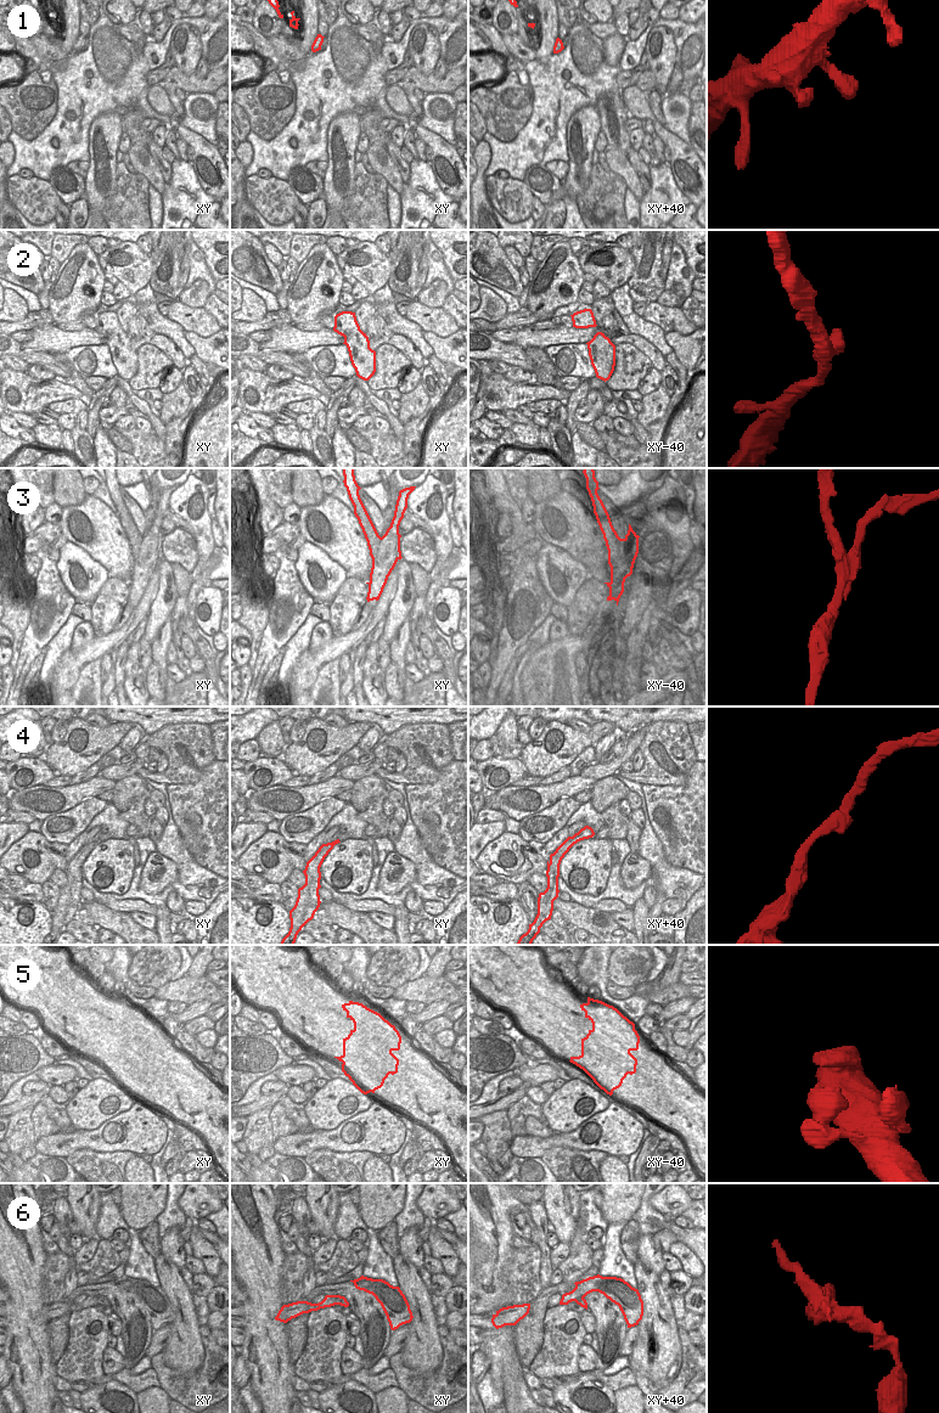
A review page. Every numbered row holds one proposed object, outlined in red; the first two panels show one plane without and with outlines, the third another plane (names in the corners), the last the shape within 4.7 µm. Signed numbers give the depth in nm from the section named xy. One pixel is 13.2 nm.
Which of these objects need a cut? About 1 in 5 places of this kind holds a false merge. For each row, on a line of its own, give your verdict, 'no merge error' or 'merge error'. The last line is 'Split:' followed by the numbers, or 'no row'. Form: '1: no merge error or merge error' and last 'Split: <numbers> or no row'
1: no merge error
2: no merge error
3: merge error
4: no merge error
5: merge error
6: merge error
Split: 3, 5, 6

